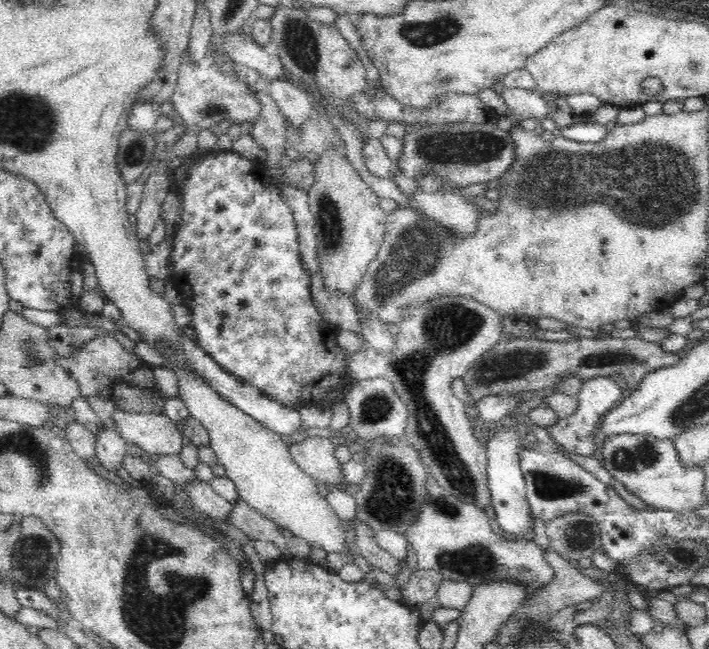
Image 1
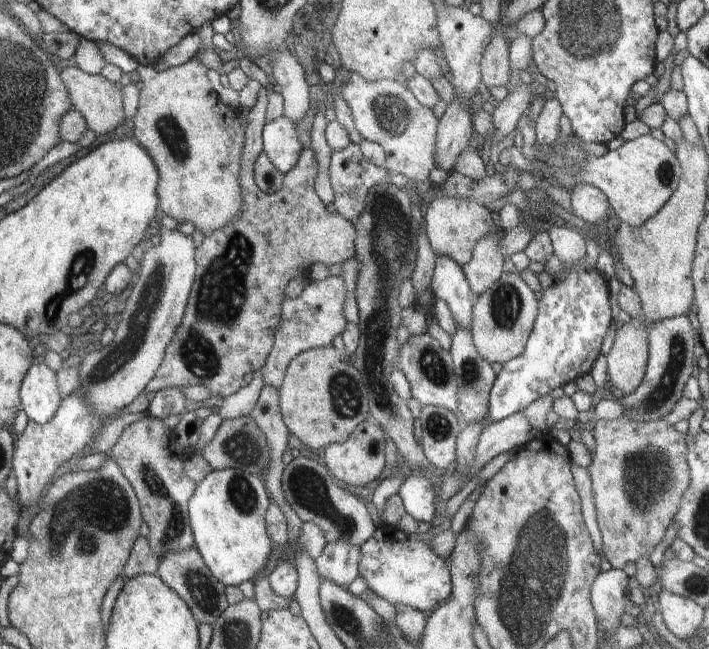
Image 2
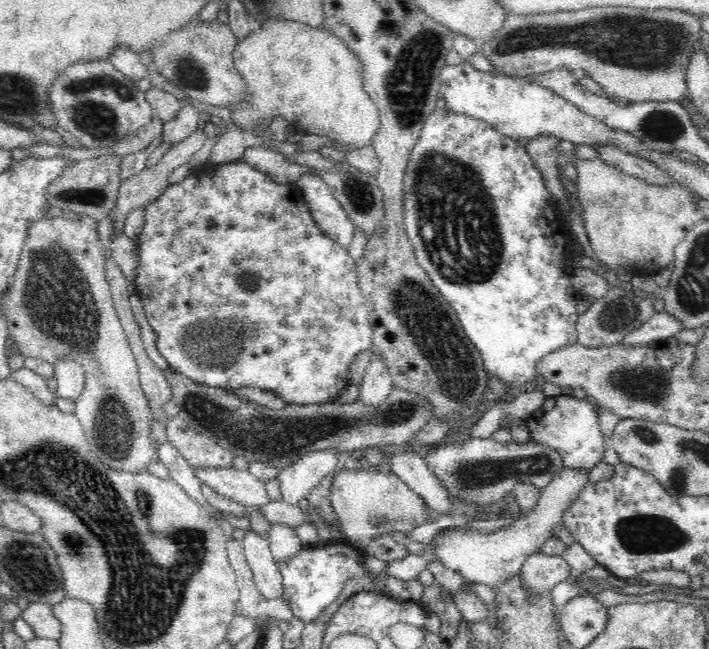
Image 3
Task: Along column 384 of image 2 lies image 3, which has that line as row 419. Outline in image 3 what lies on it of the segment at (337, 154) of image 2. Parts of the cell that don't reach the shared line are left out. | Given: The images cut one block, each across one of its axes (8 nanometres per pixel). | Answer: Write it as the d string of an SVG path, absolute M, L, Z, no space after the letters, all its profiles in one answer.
M180 416L167 420L167 438L178 449L188 465L198 467L230 468L233 466L232 452L220 447L191 428Z

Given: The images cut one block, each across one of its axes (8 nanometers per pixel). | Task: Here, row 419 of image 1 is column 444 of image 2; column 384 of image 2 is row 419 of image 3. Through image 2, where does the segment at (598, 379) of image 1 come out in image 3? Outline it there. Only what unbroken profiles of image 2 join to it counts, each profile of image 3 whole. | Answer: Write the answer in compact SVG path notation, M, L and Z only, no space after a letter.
M574 395L546 397L544 404L534 410L524 420L528 424L532 441L550 447L560 453L564 467L590 470L598 465L604 457L604 441L600 429L600 412L596 404L586 398L580 399Z

